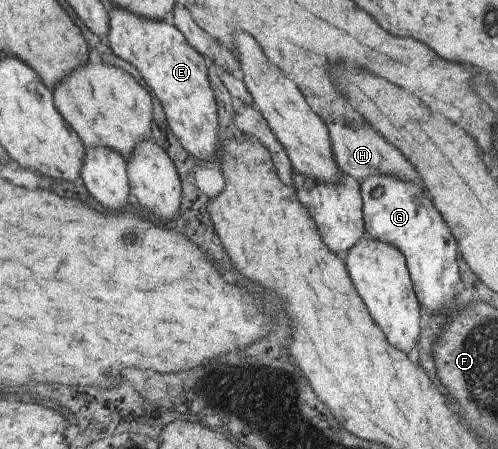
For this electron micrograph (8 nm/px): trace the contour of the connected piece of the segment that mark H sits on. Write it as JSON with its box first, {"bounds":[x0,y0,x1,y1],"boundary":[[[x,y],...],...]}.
{"bounds":[325,120,421,183],"boundary":[[[325,120],[331,135],[333,154],[339,168],[343,173],[349,174],[356,178],[360,183],[365,179],[377,174],[391,174],[397,177],[409,178],[409,180],[421,180],[419,172],[415,170],[415,166],[407,160],[407,156],[403,156],[401,150],[393,148],[393,144],[389,144],[383,136],[379,136],[373,130],[367,130],[365,126],[353,126],[353,124],[345,124],[345,120],[339,120],[337,124],[331,120]]]}

